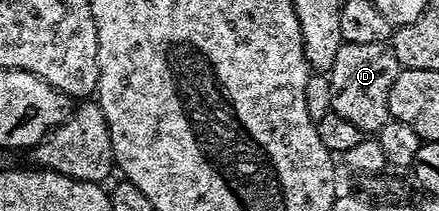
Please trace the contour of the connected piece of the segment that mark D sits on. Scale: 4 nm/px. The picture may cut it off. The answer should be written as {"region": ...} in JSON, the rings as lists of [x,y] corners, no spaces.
{"region":[[[344,42],[334,55],[332,68],[327,70],[331,112],[342,115],[354,127],[366,135],[379,134],[380,128],[390,119],[390,87],[400,74],[400,64],[394,55],[391,44]]]}

